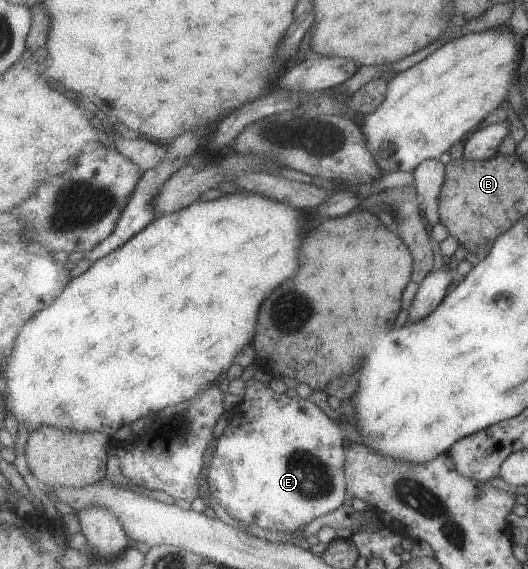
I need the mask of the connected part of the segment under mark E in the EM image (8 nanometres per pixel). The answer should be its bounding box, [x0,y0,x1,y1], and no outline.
[205,379,348,531]

